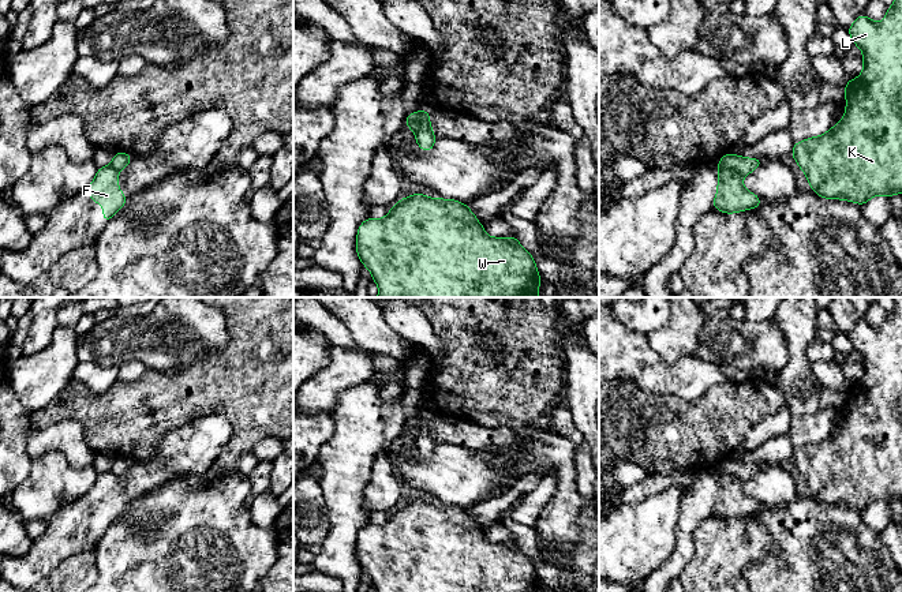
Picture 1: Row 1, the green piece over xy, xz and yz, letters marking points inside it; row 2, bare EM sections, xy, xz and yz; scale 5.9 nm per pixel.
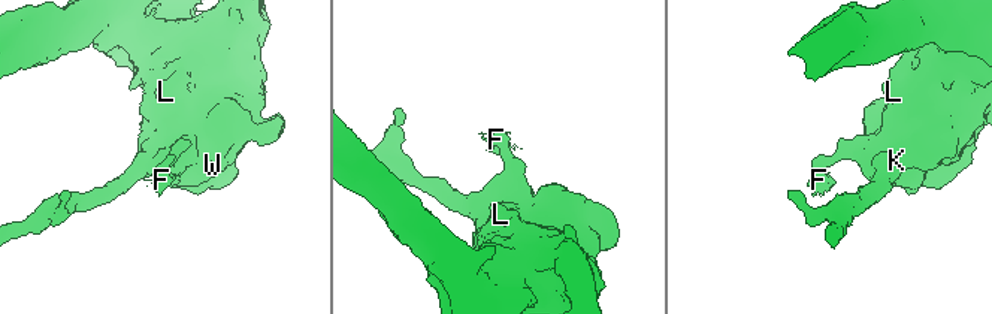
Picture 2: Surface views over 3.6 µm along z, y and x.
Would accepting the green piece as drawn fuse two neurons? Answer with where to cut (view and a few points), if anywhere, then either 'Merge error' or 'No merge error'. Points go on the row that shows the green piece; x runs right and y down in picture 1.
Split along yz (718, 167), (736, 169), (743, 176). Merge error

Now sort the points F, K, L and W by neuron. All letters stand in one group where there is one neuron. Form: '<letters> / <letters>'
F / K L W

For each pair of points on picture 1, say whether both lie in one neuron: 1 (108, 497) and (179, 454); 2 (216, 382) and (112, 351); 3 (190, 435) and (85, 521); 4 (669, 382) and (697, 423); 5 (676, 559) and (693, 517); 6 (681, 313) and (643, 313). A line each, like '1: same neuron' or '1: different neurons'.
1: same neuron
2: different neurons
3: same neuron
4: different neurons
5: same neuron
6: different neurons

